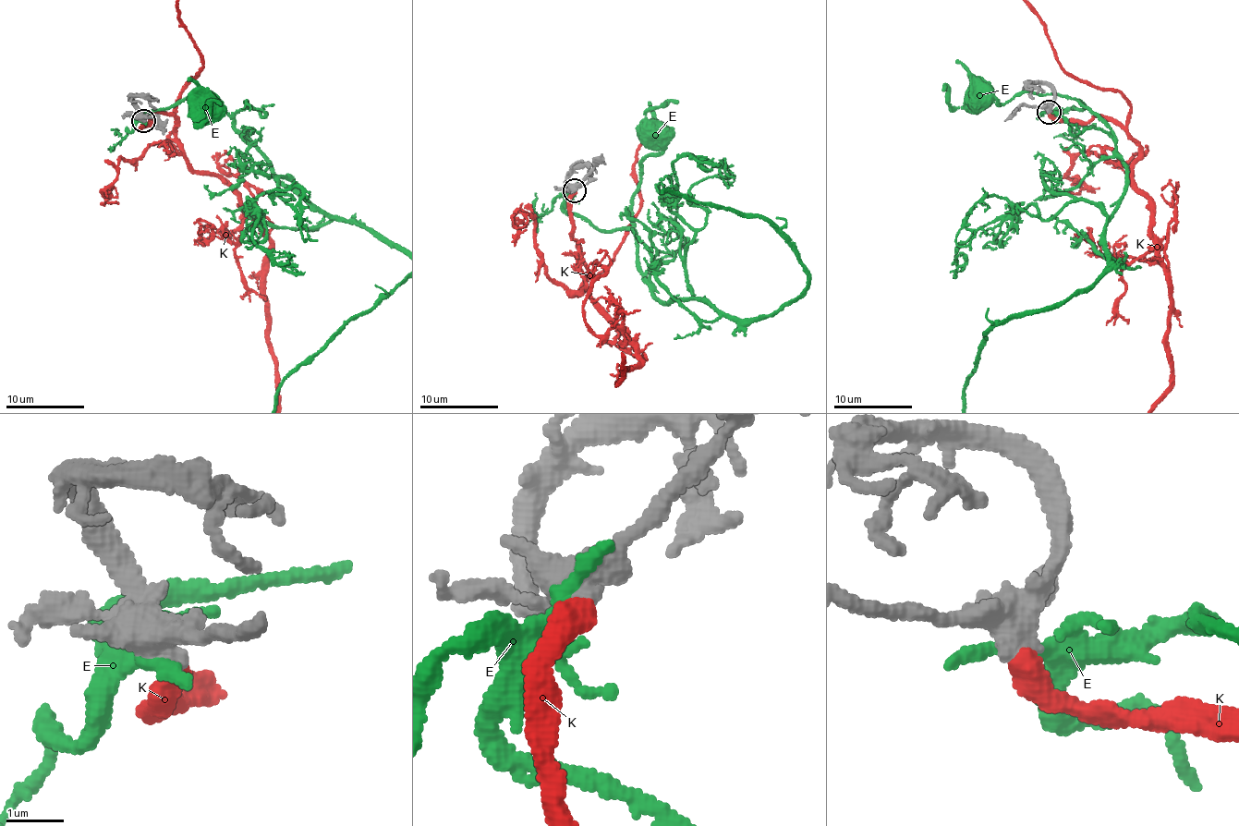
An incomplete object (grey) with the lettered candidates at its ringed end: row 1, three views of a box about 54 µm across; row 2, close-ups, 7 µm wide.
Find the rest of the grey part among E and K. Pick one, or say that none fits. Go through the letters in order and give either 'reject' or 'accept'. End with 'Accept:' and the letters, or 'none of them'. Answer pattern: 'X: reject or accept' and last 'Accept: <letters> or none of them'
E: reject
K: accept
Accept: K

